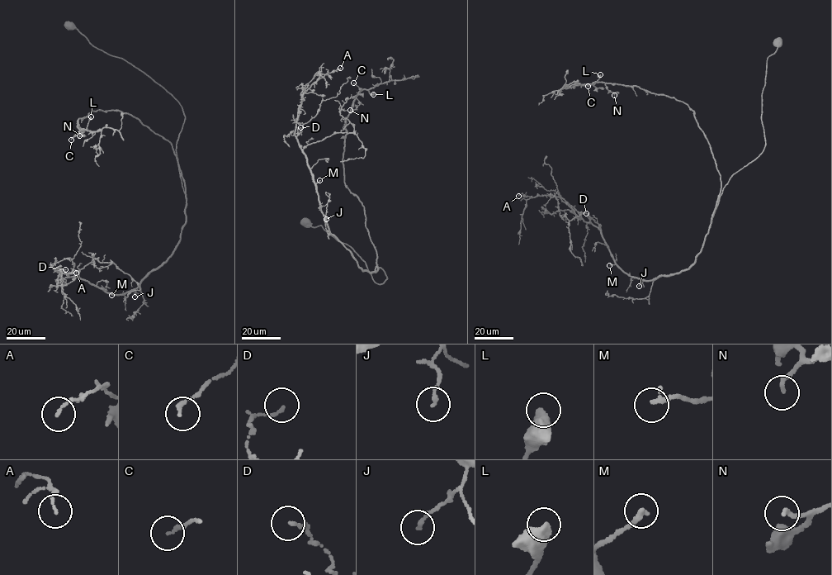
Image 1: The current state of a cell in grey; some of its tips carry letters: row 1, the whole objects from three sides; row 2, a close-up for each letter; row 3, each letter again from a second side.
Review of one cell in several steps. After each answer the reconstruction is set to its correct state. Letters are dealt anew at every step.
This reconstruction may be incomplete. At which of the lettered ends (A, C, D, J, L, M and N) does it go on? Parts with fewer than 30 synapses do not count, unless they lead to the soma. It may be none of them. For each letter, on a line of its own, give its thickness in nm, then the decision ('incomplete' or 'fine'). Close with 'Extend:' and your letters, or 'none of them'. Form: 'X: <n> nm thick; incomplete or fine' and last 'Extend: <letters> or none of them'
A: 100 nm thick; fine
C: 160 nm thick; fine
D: 120 nm thick; fine
J: 140 nm thick; fine
L: 600 nm thick; fine
M: 240 nm thick; fine
N: 150 nm thick; fine
Extend: none of them

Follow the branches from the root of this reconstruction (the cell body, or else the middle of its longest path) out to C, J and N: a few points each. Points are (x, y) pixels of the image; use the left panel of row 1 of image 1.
C: (70, 25), (171, 93), (185, 118), (177, 160), (171, 142), (118, 110), (79, 118), (71, 140)
J: (70, 25), (144, 72), (185, 117), (176, 150), (185, 225), (172, 254), (134, 297)
N: (70, 25), (171, 93), (185, 118), (177, 160), (171, 142), (118, 110), (79, 118), (79, 135)

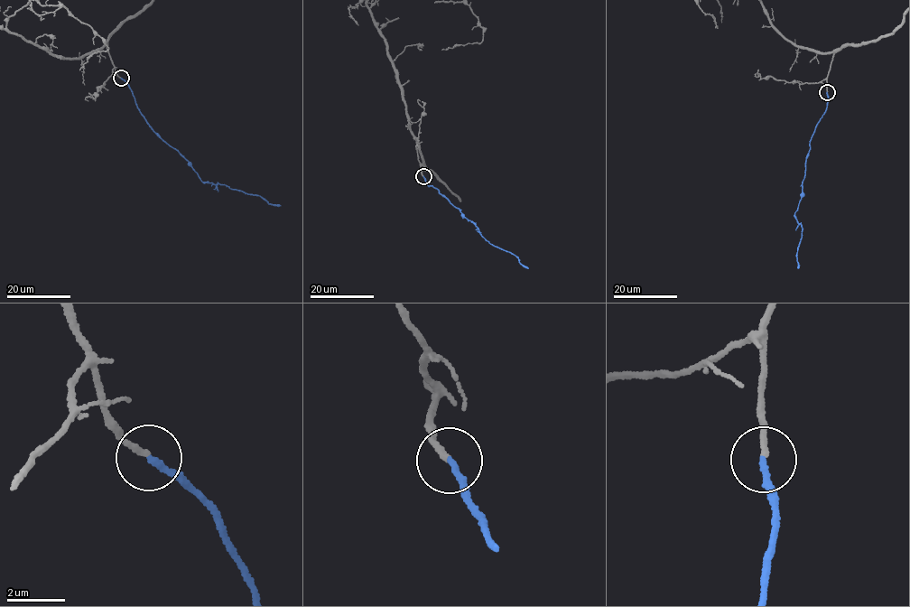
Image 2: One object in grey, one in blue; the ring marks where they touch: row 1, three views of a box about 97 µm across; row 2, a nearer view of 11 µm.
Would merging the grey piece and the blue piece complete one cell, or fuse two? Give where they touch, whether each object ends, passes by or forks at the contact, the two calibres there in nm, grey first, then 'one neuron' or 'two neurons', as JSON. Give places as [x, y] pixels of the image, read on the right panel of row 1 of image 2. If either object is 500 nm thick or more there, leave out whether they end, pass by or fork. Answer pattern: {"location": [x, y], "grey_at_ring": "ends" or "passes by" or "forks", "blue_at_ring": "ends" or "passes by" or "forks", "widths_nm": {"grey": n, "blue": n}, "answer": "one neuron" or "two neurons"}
{"location": [827, 92], "grey_at_ring": "ends", "blue_at_ring": "ends", "widths_nm": {"grey": 200, "blue": 220}, "answer": "one neuron"}

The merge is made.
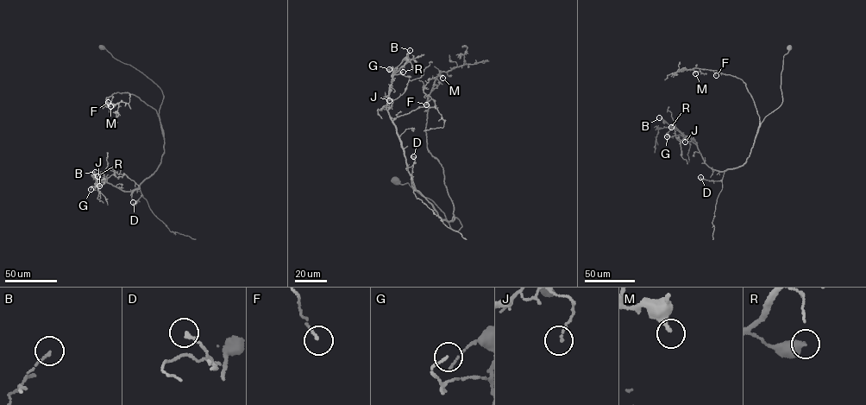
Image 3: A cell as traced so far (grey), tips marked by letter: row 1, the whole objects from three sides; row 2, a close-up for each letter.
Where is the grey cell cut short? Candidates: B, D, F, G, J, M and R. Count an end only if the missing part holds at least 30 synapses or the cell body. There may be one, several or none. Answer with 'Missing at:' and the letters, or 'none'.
Missing at: none

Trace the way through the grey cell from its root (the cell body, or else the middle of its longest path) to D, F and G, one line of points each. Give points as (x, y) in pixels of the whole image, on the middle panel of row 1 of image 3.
D: (396, 180), (432, 200), (453, 230), (461, 226), (454, 216), (442, 220), (413, 190), (413, 156)
F: (396, 180), (432, 200), (453, 230), (461, 226), (453, 217), (442, 167), (427, 146), (428, 98), (426, 104)
G: (396, 180), (432, 200), (453, 230), (461, 226), (454, 216), (442, 220), (416, 188), (386, 108), (389, 69)

